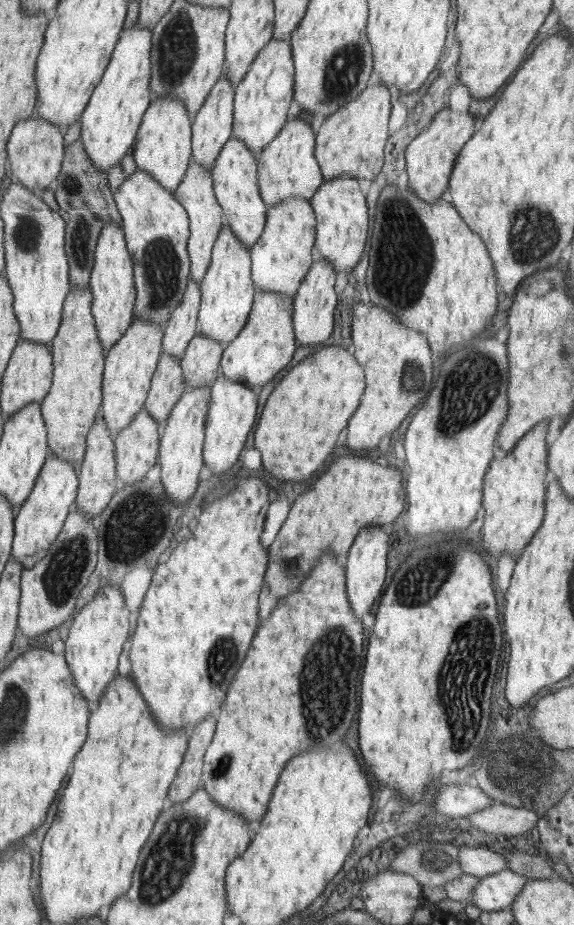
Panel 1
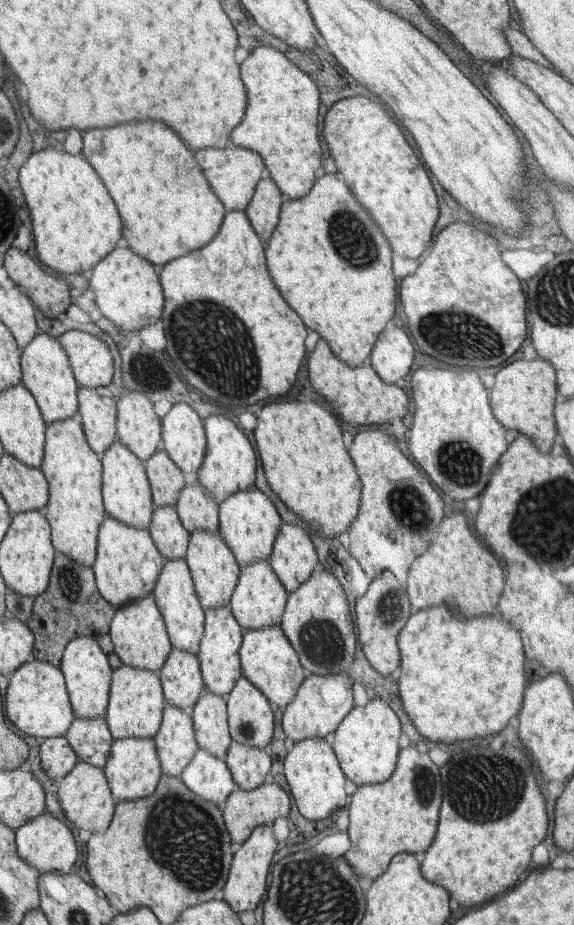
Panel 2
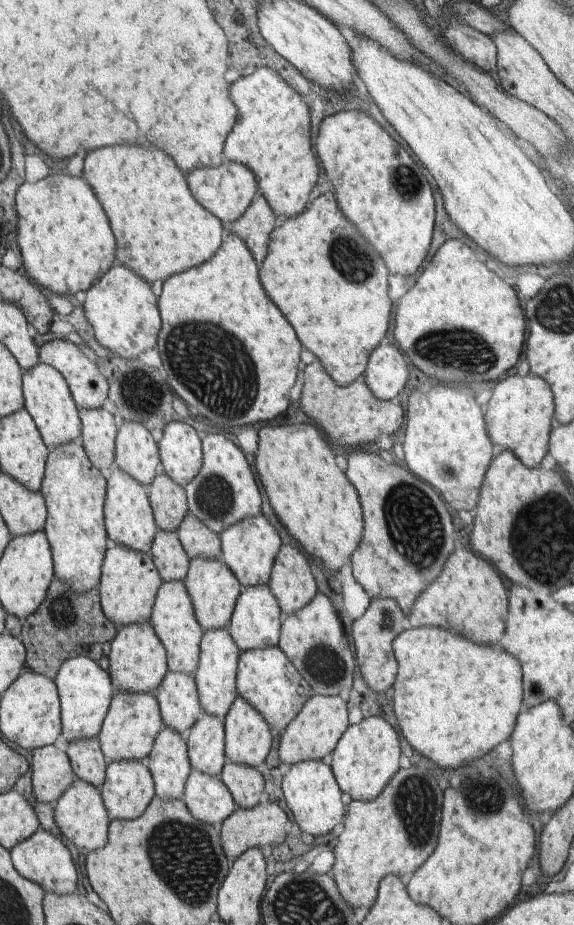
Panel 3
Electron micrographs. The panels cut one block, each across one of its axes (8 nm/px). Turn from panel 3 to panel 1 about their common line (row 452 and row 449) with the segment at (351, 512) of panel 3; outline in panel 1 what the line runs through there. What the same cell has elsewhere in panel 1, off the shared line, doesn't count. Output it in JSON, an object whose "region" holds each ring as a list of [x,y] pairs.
{"region":[[[337,344],[325,345],[324,348],[308,355],[298,365],[292,367],[288,374],[274,387],[266,401],[260,416],[260,422],[254,433],[256,447],[261,454],[266,472],[270,472],[278,480],[302,482],[316,479],[316,474],[322,472],[326,460],[330,458],[338,434],[348,426],[348,420],[359,408],[361,396],[365,389],[365,374],[363,366],[356,362],[350,349]]]}

